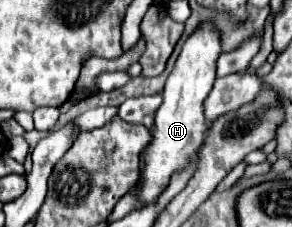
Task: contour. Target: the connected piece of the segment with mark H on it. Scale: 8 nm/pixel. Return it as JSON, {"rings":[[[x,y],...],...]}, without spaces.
{"rings":[[[202,21],[196,31],[186,39],[182,53],[176,59],[176,65],[166,81],[164,87],[164,101],[156,113],[154,121],[154,135],[152,143],[144,153],[144,177],[142,177],[142,187],[140,187],[140,199],[142,205],[148,205],[156,201],[156,197],[166,189],[170,175],[184,167],[198,151],[204,139],[206,131],[206,119],[202,113],[204,99],[212,91],[214,79],[216,79],[216,61],[218,55],[222,53],[222,33],[214,25],[214,21]]]}

